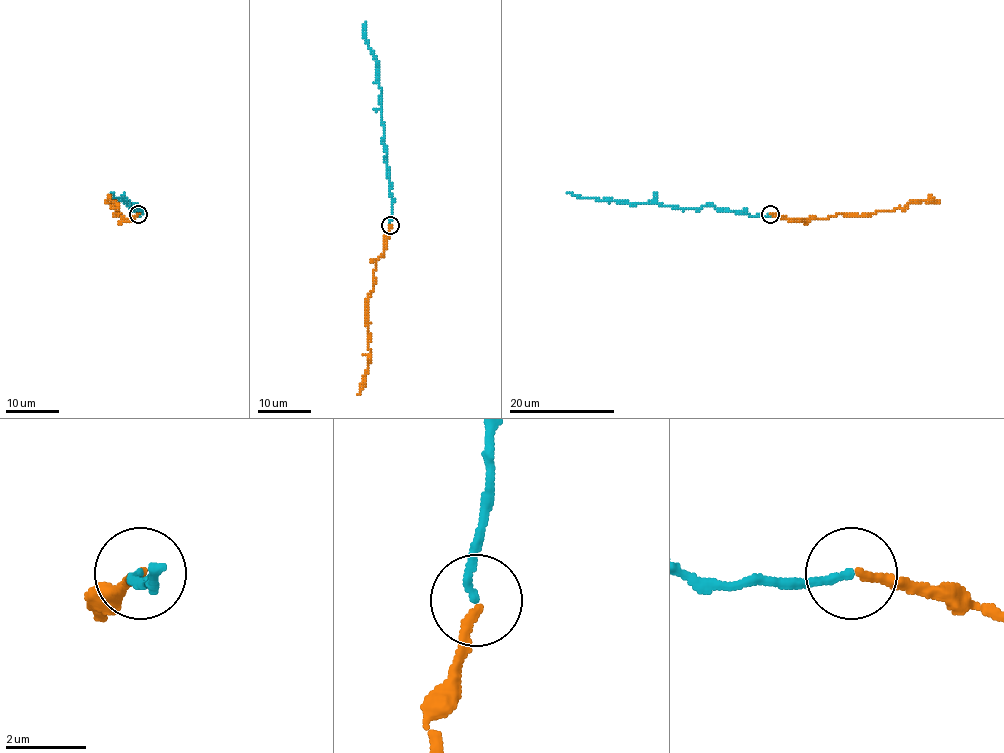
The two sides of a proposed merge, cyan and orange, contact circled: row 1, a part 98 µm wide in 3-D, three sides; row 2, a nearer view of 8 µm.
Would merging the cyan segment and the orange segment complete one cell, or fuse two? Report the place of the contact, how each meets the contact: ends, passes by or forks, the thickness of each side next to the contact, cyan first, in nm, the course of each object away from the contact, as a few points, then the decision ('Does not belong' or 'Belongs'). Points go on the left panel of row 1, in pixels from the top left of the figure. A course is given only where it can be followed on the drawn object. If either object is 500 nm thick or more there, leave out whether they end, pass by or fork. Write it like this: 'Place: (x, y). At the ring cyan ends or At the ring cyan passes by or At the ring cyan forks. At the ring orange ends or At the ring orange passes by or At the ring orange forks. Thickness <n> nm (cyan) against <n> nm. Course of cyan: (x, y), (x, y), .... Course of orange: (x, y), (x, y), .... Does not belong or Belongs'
Place: (138, 214). At the ring cyan ends. At the ring orange ends. Thickness 190 nm (cyan) against 200 nm. Course of cyan: (138, 214), (134, 205), (131, 209), (128, 202), (114, 198), (113, 192). Course of orange: (138, 214), (124, 221), (119, 214), (114, 215), (118, 209), (115, 202), (106, 200). Belongs

